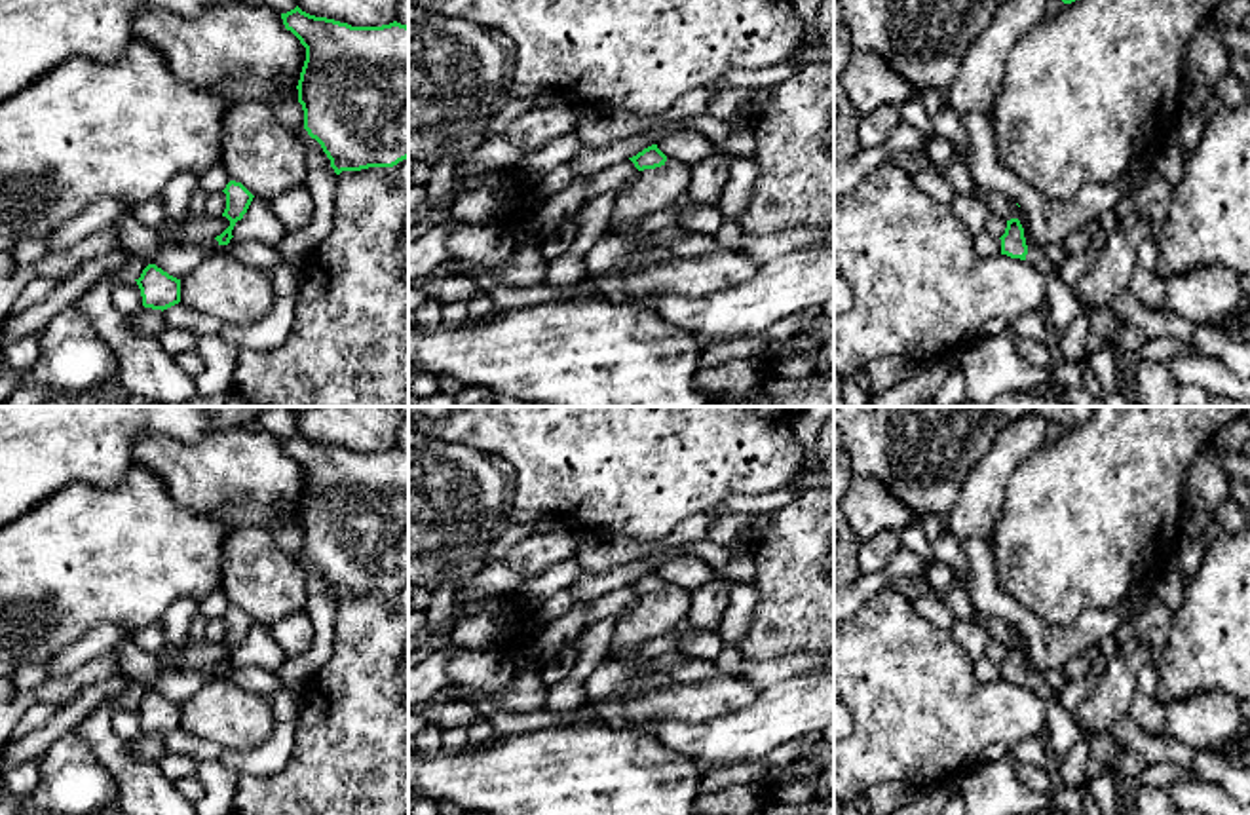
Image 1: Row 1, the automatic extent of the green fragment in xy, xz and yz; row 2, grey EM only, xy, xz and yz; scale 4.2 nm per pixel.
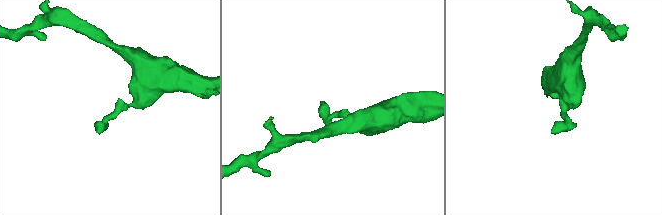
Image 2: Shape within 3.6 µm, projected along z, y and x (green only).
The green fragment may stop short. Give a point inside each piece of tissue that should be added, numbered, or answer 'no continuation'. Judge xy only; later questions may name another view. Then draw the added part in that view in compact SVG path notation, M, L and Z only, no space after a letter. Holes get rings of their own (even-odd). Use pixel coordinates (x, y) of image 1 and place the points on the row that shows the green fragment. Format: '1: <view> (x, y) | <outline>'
no continuation

